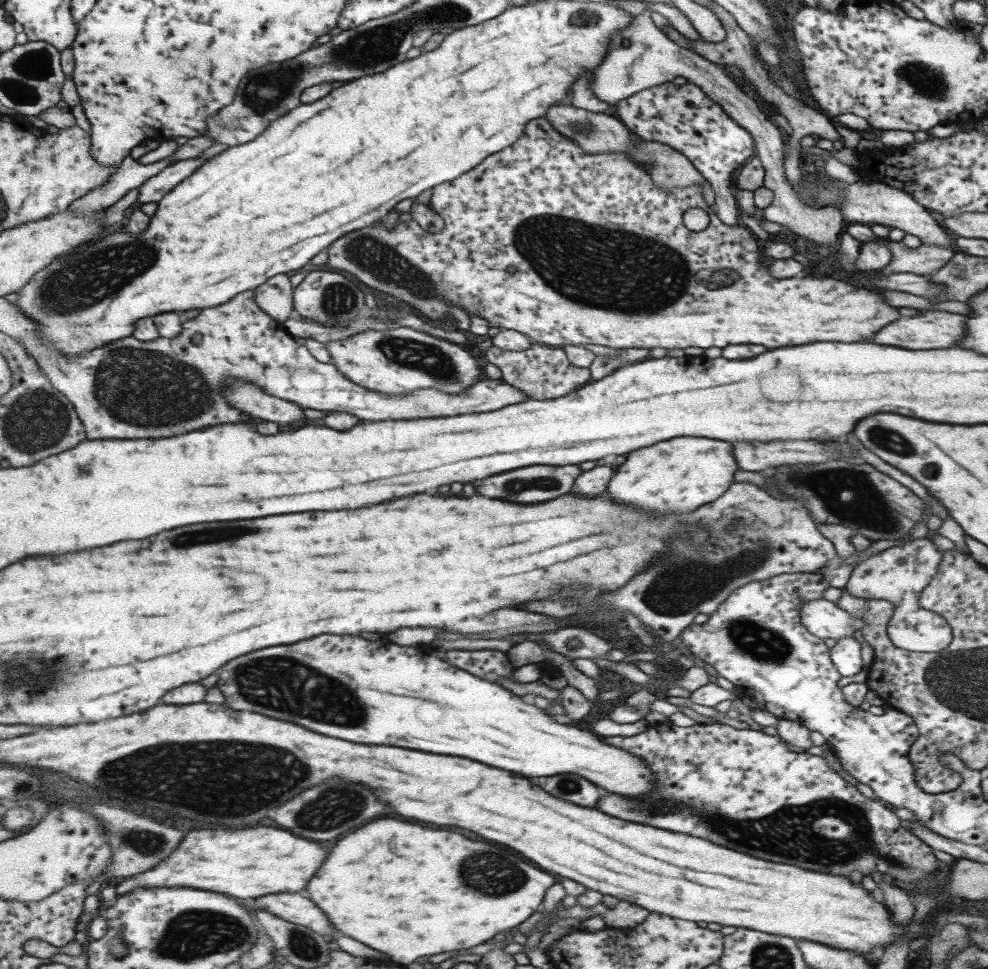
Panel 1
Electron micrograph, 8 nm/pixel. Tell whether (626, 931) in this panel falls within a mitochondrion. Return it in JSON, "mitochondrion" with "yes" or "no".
{"mitochondrion":"no"}

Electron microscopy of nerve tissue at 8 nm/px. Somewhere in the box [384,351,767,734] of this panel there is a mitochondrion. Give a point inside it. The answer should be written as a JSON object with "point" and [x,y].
{"point":[512,488]}

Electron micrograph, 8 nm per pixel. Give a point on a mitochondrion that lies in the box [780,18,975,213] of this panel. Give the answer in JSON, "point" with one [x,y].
{"point":[925,80]}

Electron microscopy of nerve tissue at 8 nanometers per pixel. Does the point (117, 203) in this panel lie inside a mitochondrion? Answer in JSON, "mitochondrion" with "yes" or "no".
{"mitochondrion":"no"}

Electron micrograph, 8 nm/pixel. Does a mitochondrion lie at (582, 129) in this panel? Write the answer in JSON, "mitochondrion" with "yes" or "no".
{"mitochondrion":"yes"}

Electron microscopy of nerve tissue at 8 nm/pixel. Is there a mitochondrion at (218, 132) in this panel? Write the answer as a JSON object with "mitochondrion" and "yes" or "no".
{"mitochondrion":"no"}

